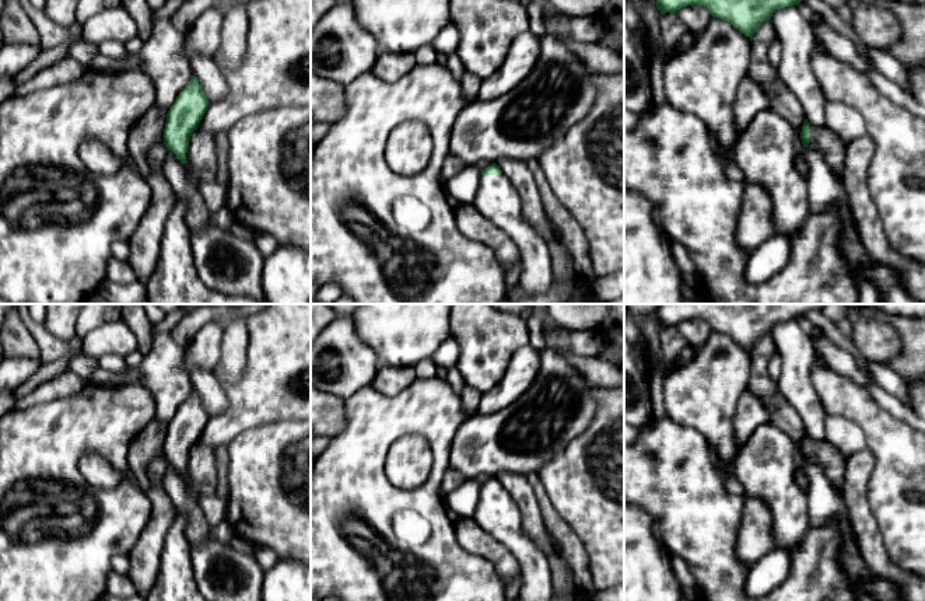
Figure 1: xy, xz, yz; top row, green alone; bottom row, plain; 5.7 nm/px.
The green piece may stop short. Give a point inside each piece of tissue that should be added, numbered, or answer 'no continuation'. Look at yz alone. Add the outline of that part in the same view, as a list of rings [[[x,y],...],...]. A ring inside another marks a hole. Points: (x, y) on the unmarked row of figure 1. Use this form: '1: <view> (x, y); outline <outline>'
1: yz (834, 463); outline [[[809,438],[809,460],[816,461],[826,469],[828,481],[833,483],[835,490],[841,496],[844,496],[842,485],[844,485],[848,457],[841,454],[826,438],[821,441]]]

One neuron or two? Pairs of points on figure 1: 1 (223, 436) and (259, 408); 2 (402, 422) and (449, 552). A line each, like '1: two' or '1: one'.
1: one
2: one

